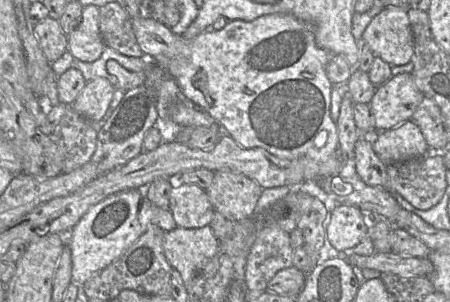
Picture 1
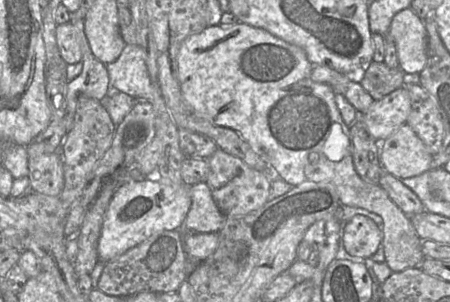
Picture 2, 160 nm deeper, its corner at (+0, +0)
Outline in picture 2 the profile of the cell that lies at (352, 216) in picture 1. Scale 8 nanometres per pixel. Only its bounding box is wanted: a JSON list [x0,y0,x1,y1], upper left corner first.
[341,215,382,260]

